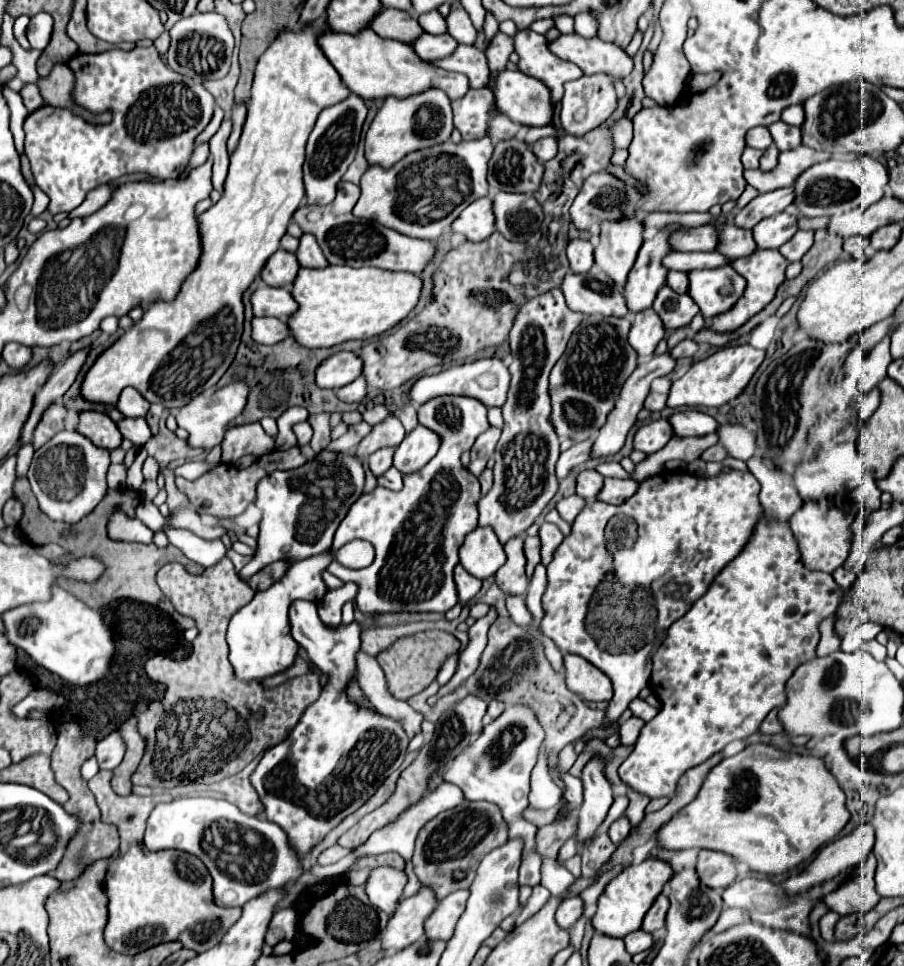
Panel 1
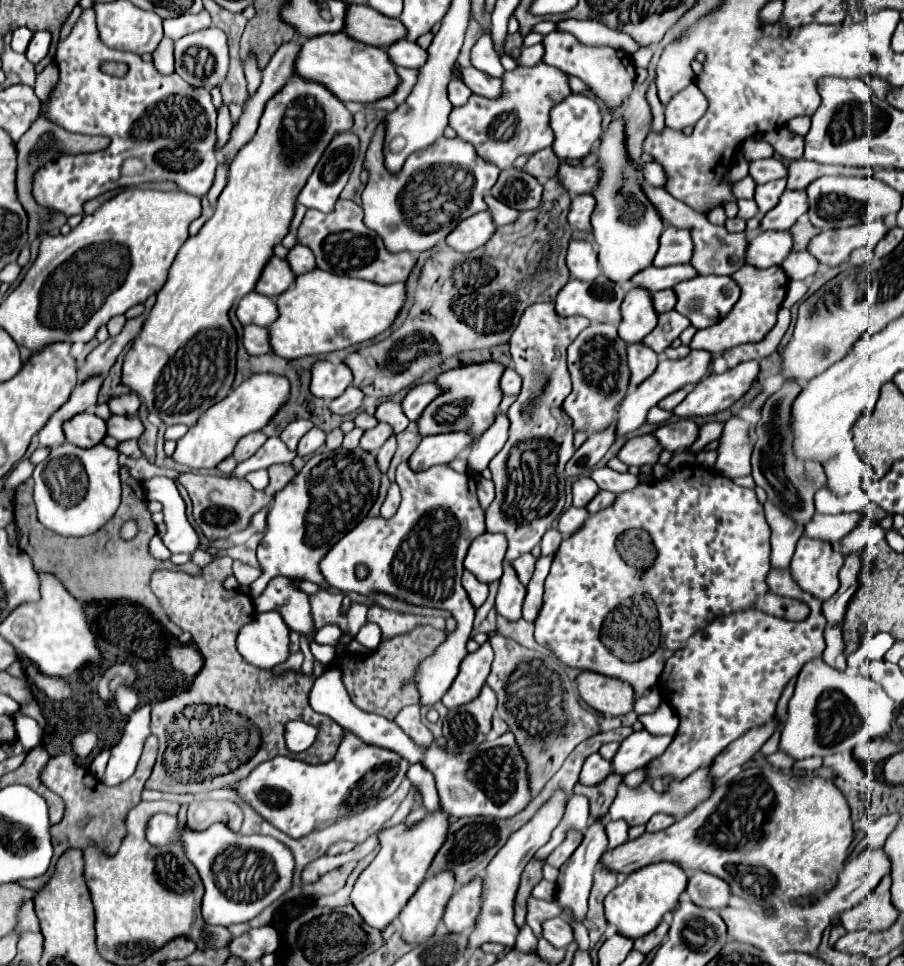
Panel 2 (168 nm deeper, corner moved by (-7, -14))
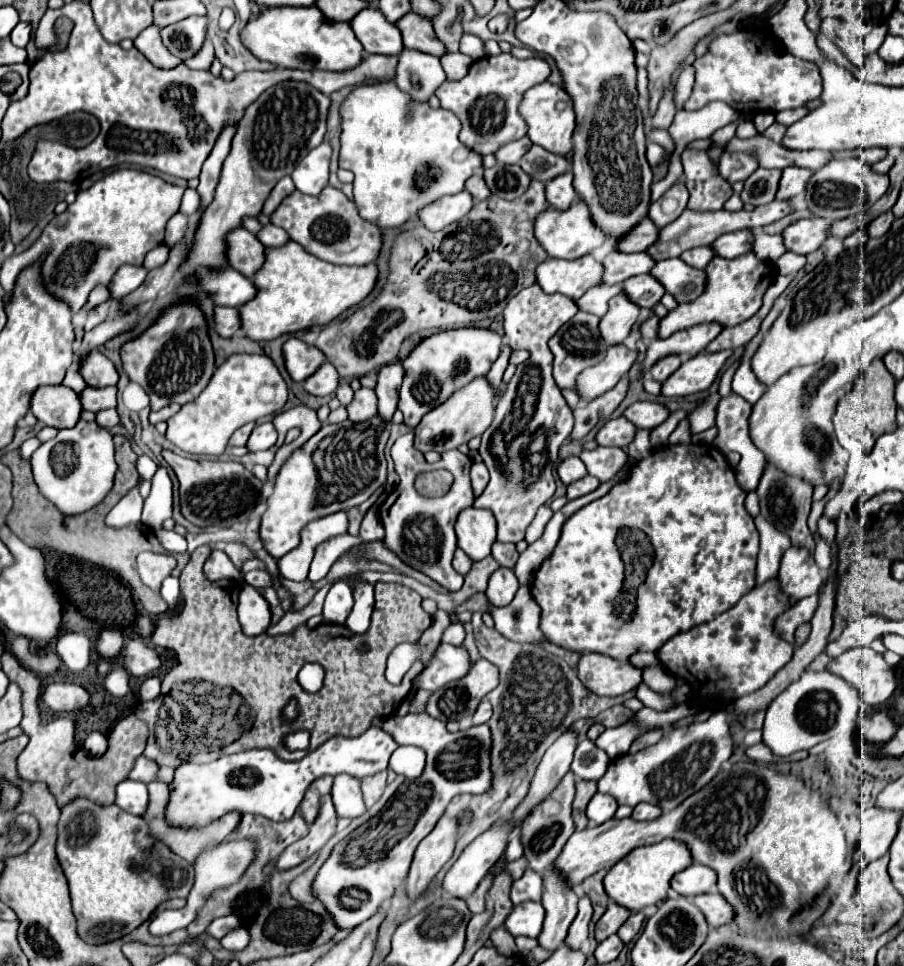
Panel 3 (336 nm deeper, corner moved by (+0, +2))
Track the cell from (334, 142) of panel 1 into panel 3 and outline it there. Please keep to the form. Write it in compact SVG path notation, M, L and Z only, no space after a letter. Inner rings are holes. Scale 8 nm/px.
M323 142L317 148L313 148L309 156L305 156L291 174L295 188L303 194L317 196L329 182L329 158L331 158L329 144Z

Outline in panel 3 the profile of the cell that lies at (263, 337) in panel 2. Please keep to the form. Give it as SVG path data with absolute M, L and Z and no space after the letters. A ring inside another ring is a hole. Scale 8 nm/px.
M215 308L215 332L223 338L229 338L241 330L241 320L237 318L237 308Z

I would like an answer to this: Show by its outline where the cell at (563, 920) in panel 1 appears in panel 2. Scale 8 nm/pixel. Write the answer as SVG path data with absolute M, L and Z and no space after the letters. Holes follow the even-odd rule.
M556 916L548 922L544 922L544 938L554 948L566 948L574 940L574 930L562 916Z

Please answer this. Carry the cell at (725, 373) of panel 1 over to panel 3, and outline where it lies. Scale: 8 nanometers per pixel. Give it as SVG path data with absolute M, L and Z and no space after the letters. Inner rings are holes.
M721 350L715 354L697 354L677 368L665 384L661 384L663 396L689 396L707 390L717 378L721 366L731 356L731 350Z

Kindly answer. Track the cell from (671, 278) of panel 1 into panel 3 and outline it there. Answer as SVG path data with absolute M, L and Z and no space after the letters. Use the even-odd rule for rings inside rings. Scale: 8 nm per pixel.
M641 274L641 276L631 276L625 280L623 292L631 298L633 304L637 304L639 308L647 308L651 310L661 296L665 294L665 288L661 288L661 284L657 284L653 280L653 276L649 274Z

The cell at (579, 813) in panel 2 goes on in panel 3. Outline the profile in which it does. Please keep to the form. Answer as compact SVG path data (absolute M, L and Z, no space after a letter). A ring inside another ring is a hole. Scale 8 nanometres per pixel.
M513 836L507 850L505 850L505 860L513 862L517 858L521 858L521 842L519 842L519 836Z

